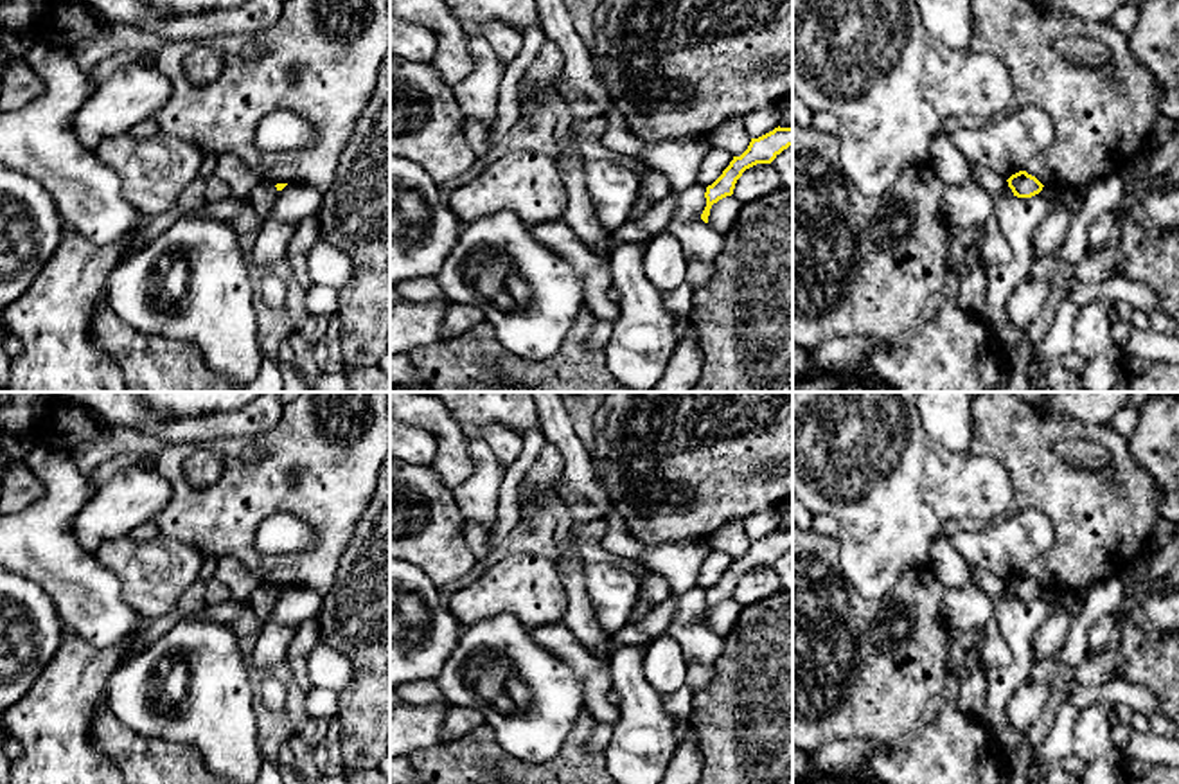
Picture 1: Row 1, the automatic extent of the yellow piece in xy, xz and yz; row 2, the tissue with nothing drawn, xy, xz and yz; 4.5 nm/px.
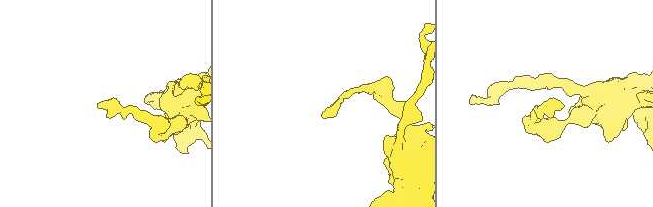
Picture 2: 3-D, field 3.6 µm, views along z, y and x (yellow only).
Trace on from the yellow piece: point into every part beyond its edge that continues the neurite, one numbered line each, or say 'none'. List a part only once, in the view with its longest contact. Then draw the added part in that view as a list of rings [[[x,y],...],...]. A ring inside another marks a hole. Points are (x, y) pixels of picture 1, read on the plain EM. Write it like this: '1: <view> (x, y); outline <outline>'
none

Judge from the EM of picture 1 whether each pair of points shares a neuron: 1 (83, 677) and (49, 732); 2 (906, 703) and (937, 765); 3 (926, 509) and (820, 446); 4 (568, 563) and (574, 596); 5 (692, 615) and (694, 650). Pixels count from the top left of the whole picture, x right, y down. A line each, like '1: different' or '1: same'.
1: same
2: different
3: same
4: same
5: same

